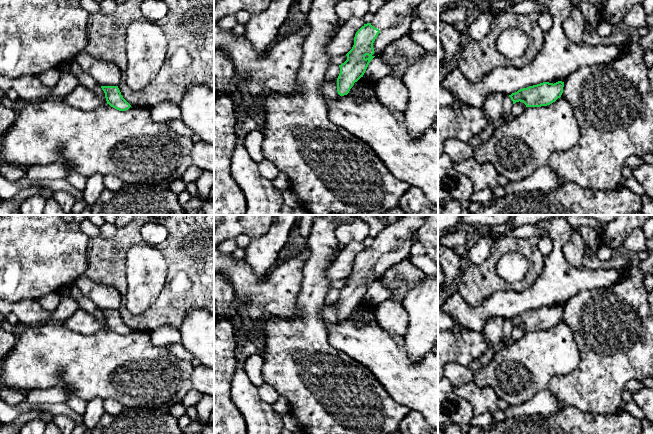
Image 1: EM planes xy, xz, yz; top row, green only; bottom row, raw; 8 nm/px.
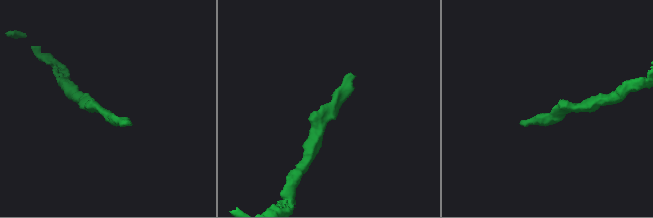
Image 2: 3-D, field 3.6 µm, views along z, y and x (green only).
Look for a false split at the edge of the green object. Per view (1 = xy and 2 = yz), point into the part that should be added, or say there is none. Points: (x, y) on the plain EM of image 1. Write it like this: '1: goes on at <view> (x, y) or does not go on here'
1: does not go on here
2: does not go on here

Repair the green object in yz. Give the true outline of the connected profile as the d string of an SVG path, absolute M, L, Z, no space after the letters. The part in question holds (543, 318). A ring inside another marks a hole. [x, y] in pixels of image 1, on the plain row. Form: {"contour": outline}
{"contour": "M543 306L518 314L509 319L513 328L523 326L526 331L547 330L555 326L563 317L564 306Z"}

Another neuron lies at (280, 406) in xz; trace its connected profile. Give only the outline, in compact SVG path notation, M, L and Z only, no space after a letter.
M278 396L278 399L272 404L273 410L283 416L288 413L288 401L284 396Z

